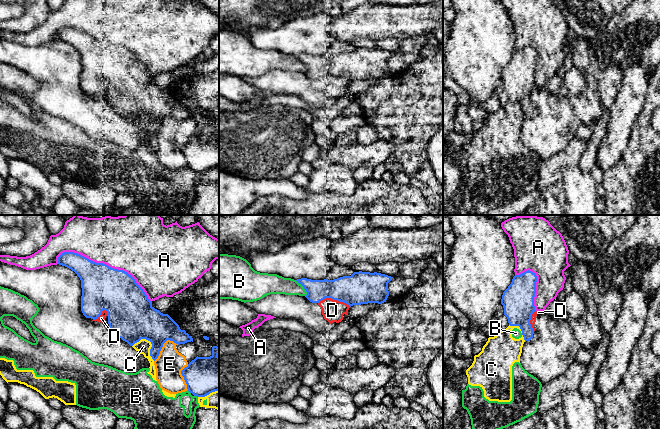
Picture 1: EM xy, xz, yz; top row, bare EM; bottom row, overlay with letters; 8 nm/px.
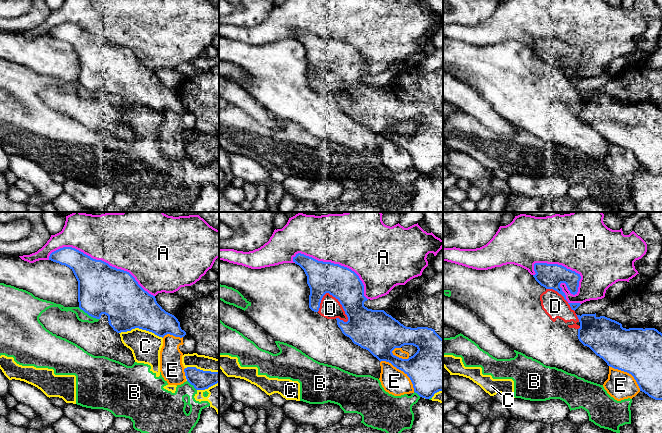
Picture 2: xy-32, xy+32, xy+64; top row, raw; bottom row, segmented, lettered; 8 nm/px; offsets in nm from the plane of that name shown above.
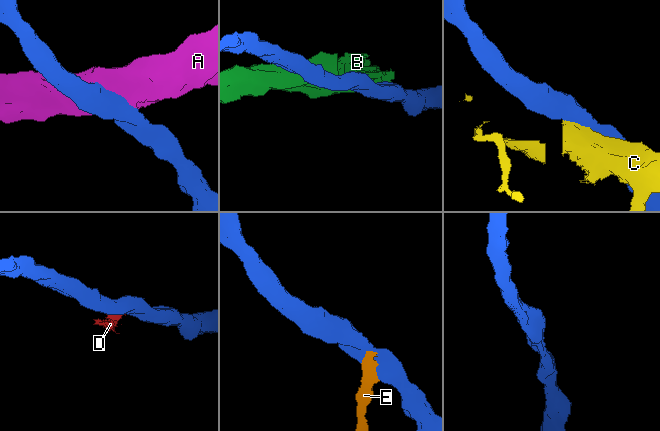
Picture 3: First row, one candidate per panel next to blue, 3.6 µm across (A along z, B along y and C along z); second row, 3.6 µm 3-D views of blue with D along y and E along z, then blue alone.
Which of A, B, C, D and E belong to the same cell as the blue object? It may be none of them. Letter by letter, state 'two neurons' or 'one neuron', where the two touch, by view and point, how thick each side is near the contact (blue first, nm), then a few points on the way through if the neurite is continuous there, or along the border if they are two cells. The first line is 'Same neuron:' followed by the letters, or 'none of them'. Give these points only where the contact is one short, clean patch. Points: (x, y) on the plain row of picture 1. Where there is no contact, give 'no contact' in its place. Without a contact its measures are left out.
Same neuron: none of them
A: two neurons; contact xy (107, 41); calibres 360 and 400 nm
B: two neurons; contact xz (304, 64); calibres 180 and 160 nm
C: two neurons; contact xy (150, 117); calibres 380 and 110 nm
D: two neurons; contact xz (334, 75); calibres 260 and 180 nm
E: two neurons; contact xy (162, 121); calibres 280 and 220 nm

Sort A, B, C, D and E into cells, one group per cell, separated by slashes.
A / B C / D / E

